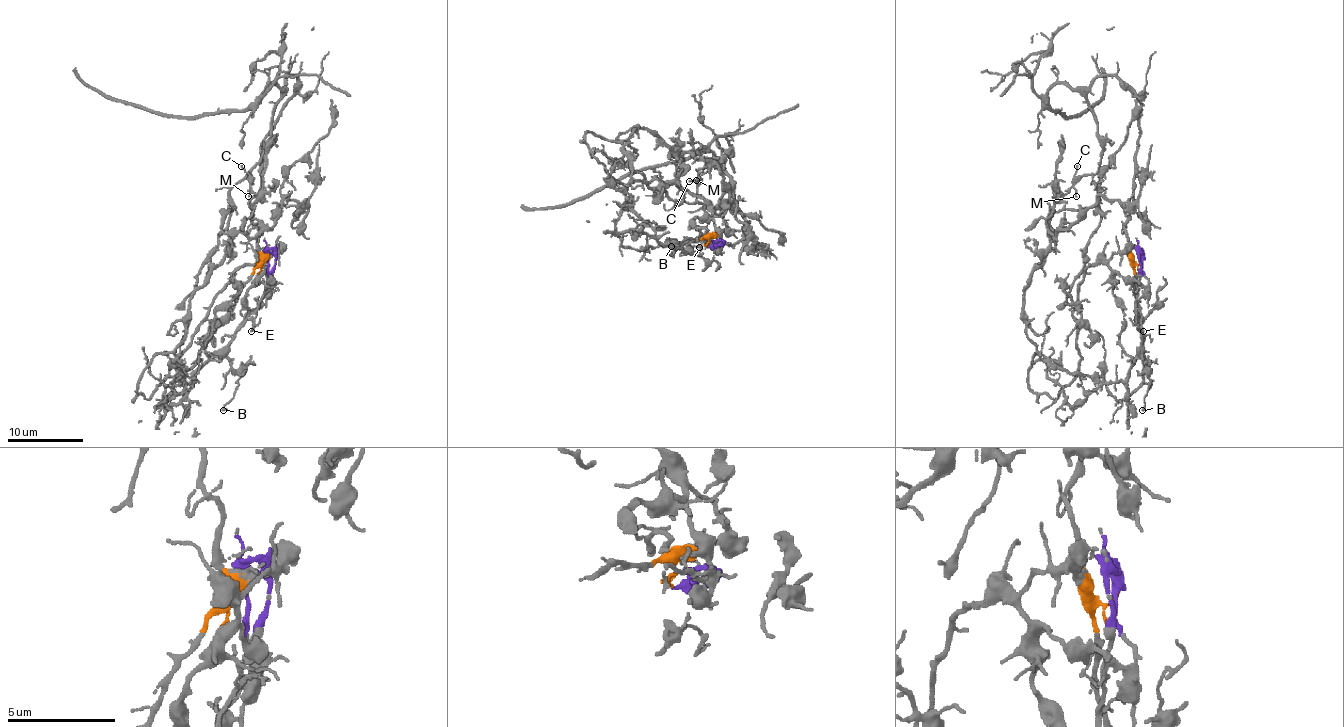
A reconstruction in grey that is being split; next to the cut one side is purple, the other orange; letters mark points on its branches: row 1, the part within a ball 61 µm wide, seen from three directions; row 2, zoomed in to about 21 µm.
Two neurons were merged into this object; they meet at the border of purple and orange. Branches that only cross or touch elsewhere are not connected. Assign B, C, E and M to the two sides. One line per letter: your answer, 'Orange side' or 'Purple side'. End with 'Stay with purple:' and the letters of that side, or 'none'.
B: Purple side
C: Orange side
E: Purple side
M: Orange side
Stay with purple: B, E

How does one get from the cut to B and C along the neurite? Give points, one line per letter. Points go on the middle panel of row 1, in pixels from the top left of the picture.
B: (708, 246), (716, 246), (714, 241), (687, 241), (674, 246), (687, 252), (670, 246)
C: (708, 246), (702, 228), (697, 237), (734, 245), (744, 220), (729, 190), (714, 207), (697, 199), (689, 181)

